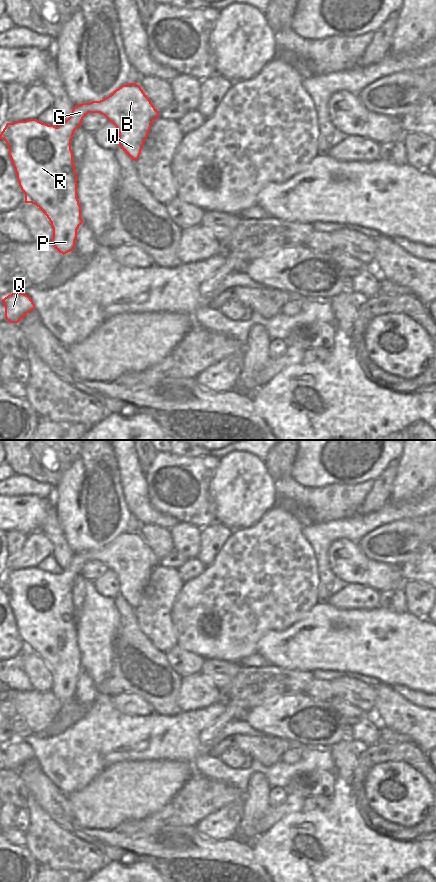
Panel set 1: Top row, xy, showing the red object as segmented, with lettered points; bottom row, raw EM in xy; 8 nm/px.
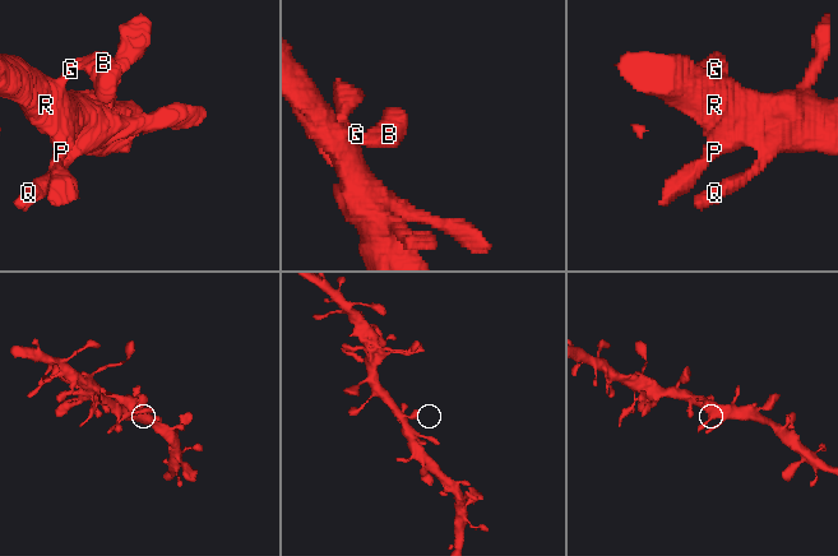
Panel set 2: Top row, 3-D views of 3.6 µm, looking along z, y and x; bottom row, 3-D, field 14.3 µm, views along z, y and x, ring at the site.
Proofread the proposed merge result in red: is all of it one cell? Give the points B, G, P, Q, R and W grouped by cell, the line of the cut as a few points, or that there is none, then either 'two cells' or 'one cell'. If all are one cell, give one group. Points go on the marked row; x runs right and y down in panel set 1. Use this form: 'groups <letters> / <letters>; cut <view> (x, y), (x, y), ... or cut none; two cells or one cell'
groups B G P Q R W; cut none; one cell

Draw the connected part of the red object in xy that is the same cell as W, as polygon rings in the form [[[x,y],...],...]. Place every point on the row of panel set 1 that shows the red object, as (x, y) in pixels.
[[[129,83],[122,85],[100,101],[75,105],[69,118],[58,127],[37,119],[28,119],[7,123],[0,134],[0,139],[4,139],[9,148],[9,156],[19,186],[25,194],[25,203],[36,205],[47,216],[53,228],[51,244],[63,255],[74,250],[77,230],[83,223],[81,206],[77,198],[77,173],[71,140],[88,113],[104,115],[117,128],[119,147],[134,161],[141,154],[151,124],[159,117],[159,112],[141,87],[136,83]]]

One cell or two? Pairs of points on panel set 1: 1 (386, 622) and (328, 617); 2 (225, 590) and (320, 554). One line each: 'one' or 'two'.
1: one
2: two

